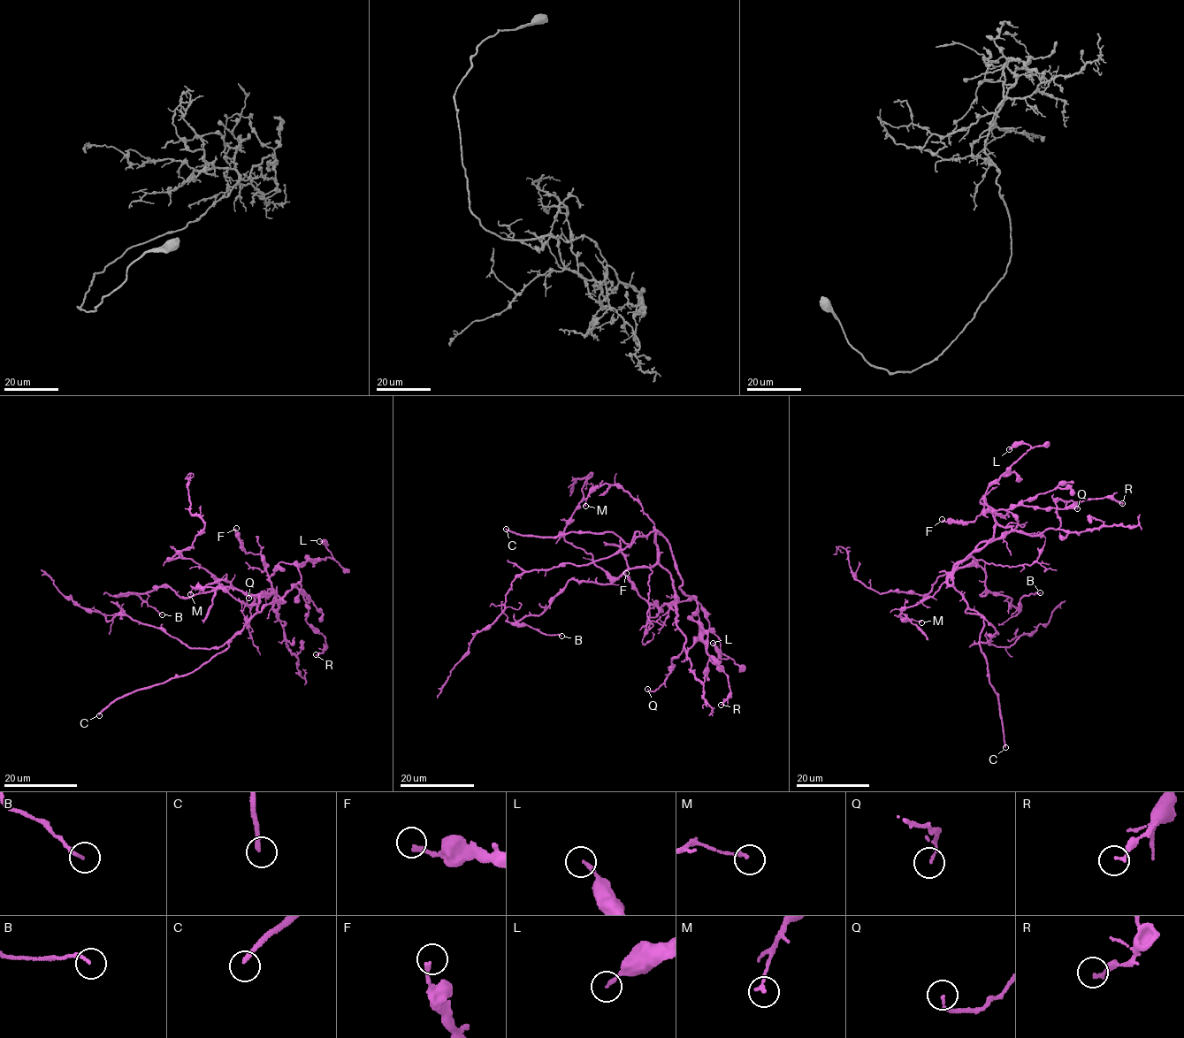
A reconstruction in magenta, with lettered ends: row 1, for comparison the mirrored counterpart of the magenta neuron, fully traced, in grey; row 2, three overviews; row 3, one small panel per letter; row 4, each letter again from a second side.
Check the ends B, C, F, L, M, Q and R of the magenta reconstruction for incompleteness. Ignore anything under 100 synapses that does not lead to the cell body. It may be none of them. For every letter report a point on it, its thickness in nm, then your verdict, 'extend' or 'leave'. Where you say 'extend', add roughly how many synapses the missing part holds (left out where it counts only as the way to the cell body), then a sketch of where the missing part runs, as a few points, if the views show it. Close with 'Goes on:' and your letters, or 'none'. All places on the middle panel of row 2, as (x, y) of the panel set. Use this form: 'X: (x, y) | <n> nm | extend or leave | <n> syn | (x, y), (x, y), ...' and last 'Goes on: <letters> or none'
B: (561, 636) | 150 nm | leave
C: (506, 529) | 190 nm | extend
F: (626, 573) | 200 nm | leave
L: (713, 643) | 160 nm | leave
M: (585, 506) | 170 nm | leave
Q: (647, 689) | 70 nm | leave
R: (721, 705) | 130 nm | leave
Goes on: C

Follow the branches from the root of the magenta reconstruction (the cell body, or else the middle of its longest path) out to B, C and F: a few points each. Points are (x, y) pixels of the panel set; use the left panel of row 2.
B: (256, 612), (262, 594), (244, 594), (222, 586), (187, 598), (166, 586), (121, 594), (137, 595), (162, 614)
C: (256, 612), (234, 635), (228, 647), (197, 668), (118, 698), (99, 715)
F: (256, 612), (259, 595), (274, 592), (277, 602), (280, 597), (259, 554), (246, 552), (236, 528)

